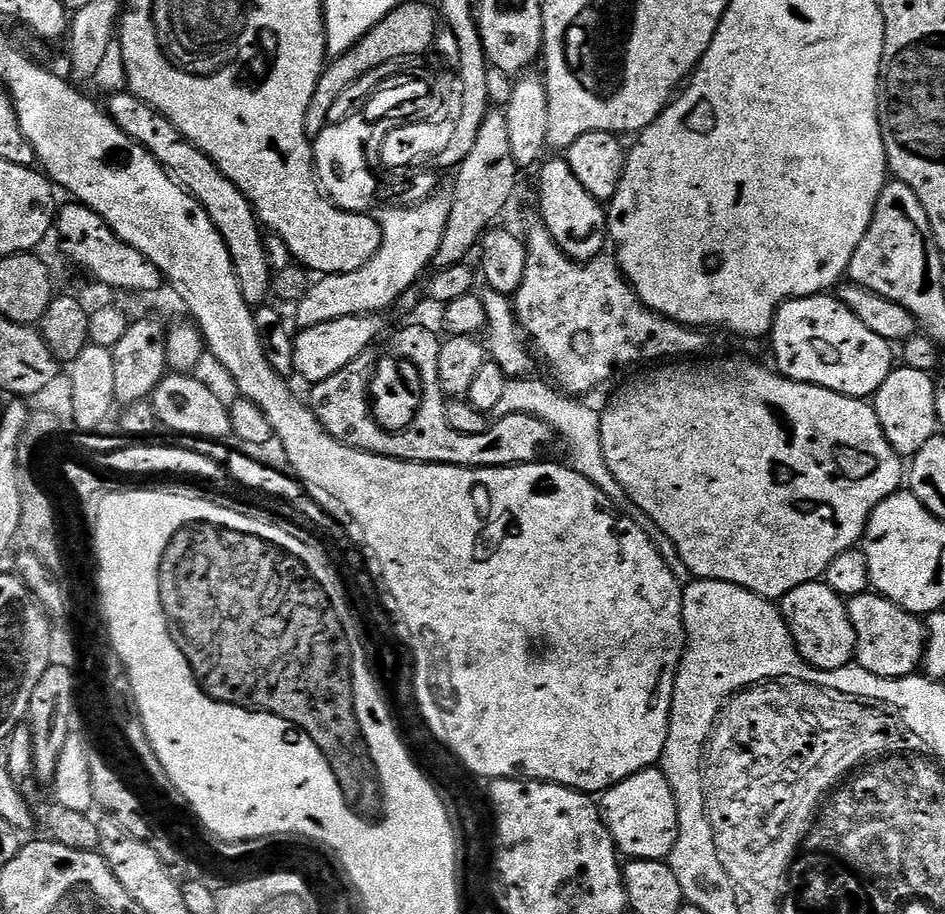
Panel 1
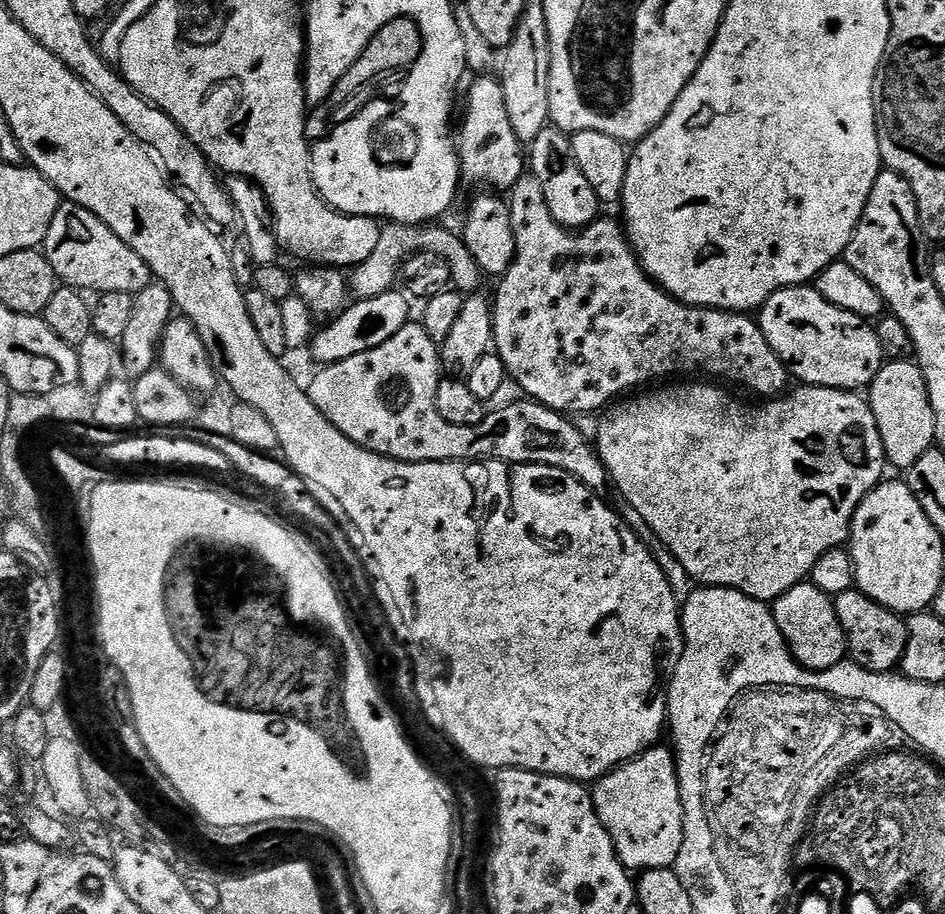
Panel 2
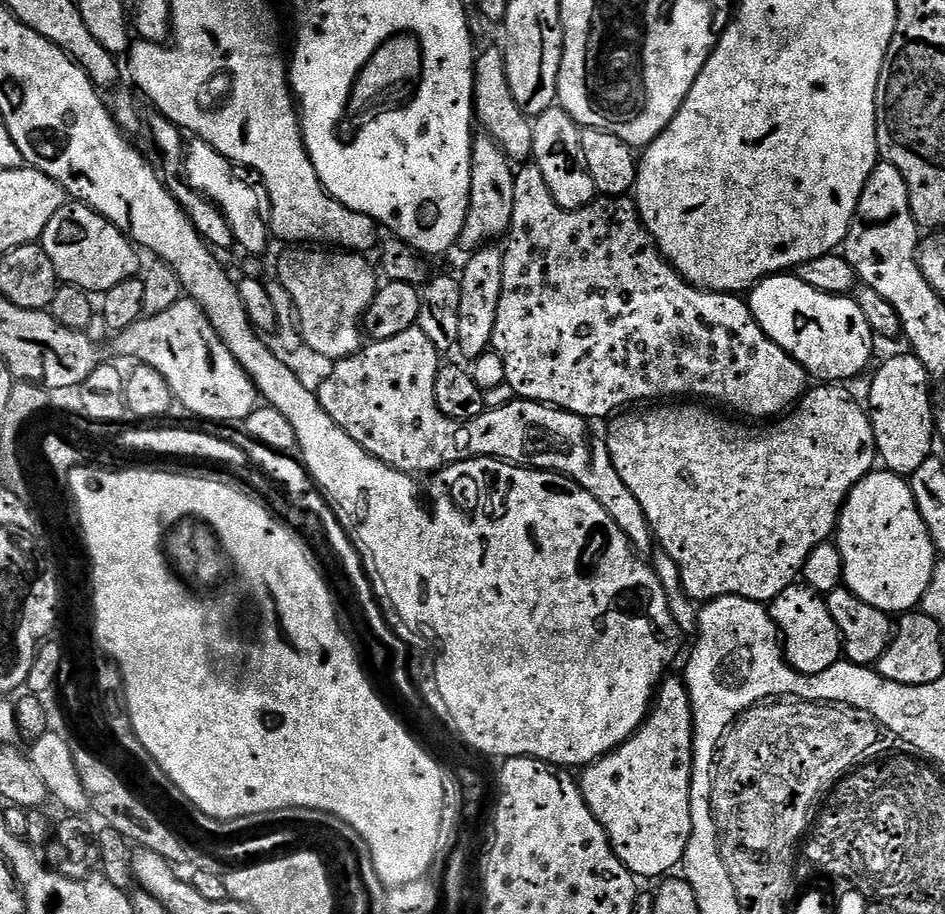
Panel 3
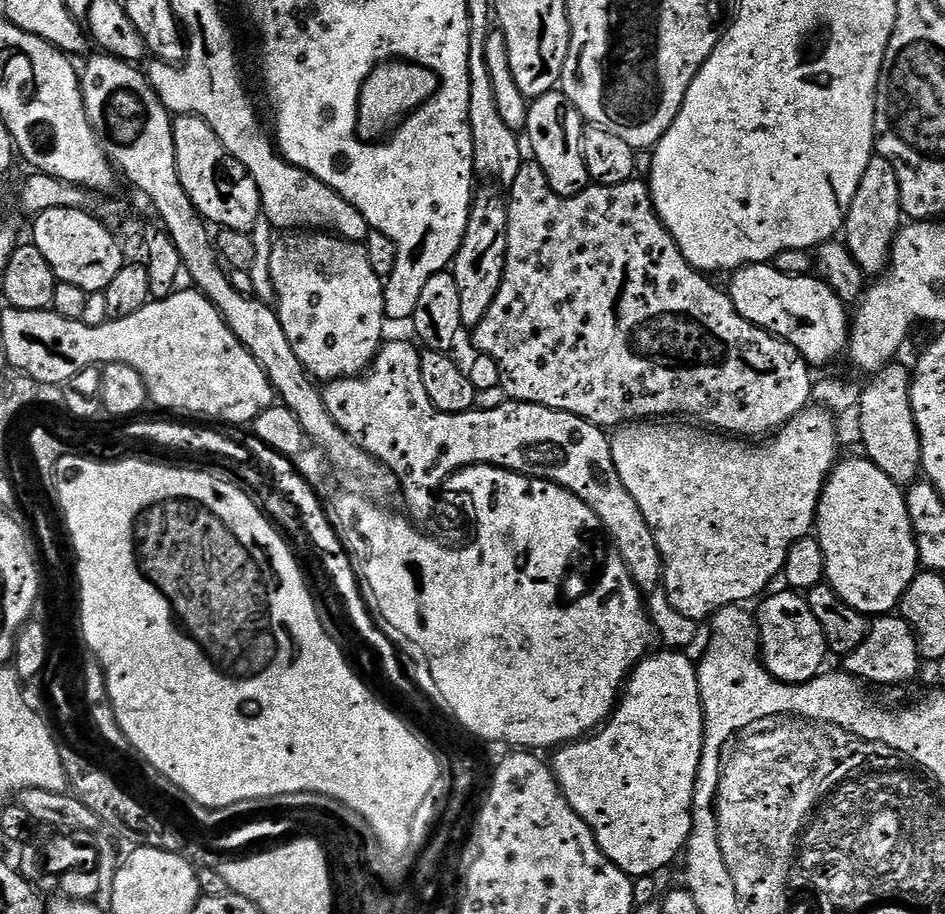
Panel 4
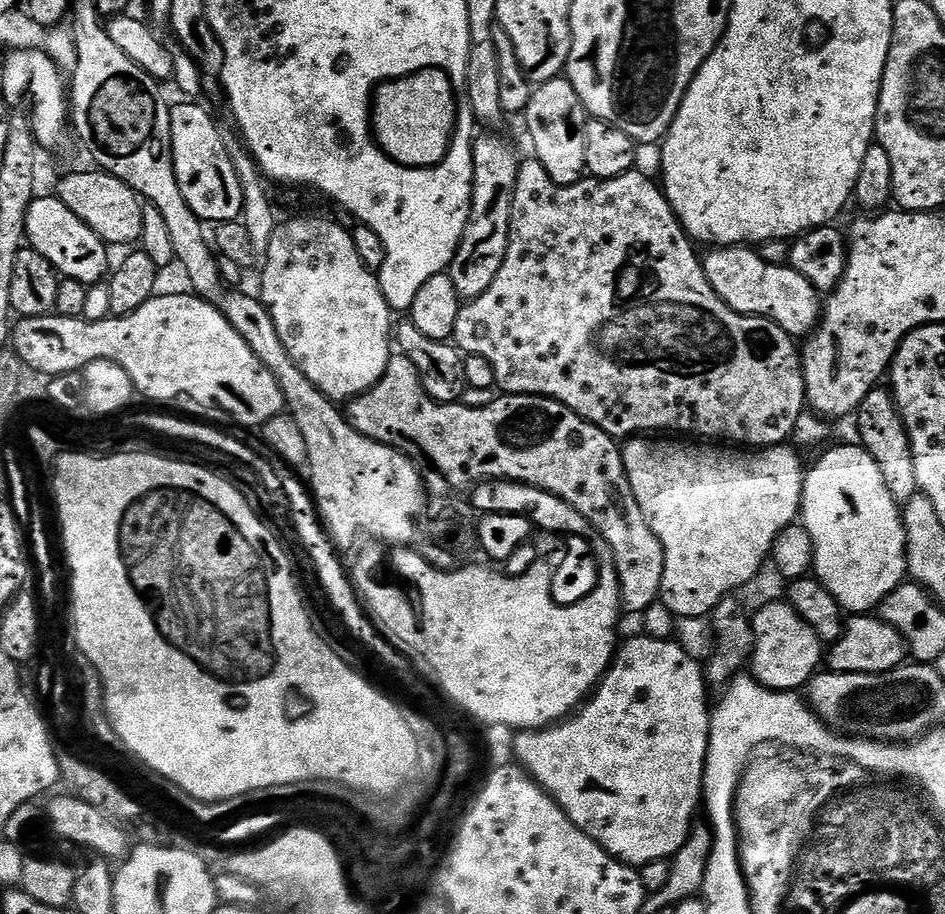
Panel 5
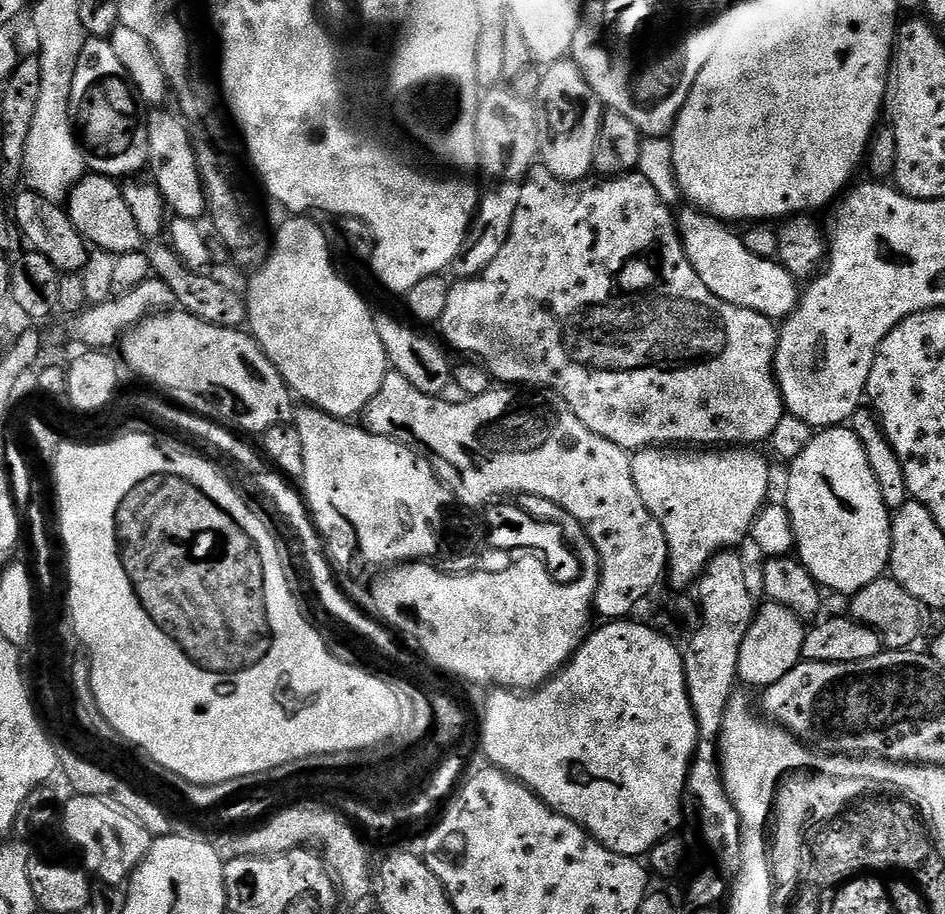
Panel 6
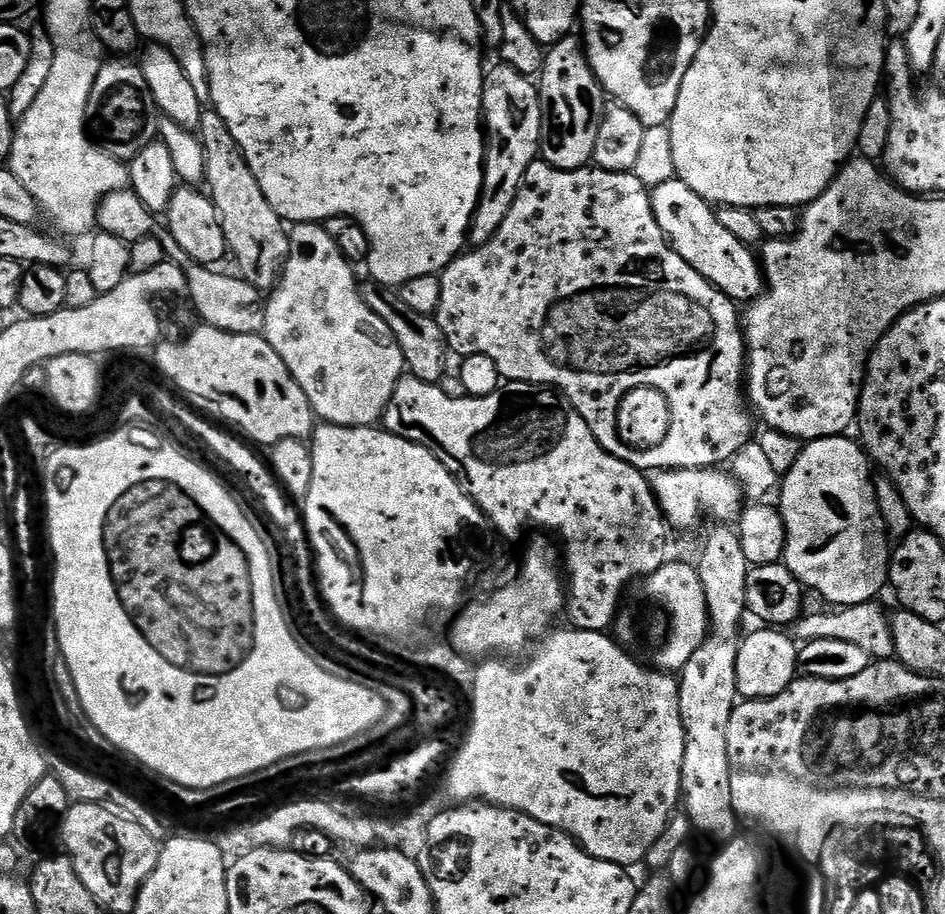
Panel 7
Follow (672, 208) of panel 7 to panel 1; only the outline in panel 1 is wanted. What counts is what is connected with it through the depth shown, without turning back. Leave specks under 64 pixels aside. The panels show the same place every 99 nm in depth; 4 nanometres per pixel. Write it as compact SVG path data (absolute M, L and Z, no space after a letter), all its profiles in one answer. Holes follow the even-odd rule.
M835 295L787 300L776 312L770 341L780 375L803 384L817 384L843 396L872 398L892 373L893 345L878 338Z

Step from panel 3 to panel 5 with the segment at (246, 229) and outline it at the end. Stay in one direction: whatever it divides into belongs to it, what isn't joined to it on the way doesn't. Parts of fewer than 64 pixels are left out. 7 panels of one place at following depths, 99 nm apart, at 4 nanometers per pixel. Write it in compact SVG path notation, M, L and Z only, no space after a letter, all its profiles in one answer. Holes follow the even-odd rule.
M179 101L180 104L172 104L169 112L171 114L171 146L172 165L178 182L178 190L182 190L182 198L186 198L186 206L194 210L197 218L213 225L224 224L228 221L239 221L241 219L244 204L243 192L239 185L238 175L234 172L234 165L230 162L230 155L226 154L223 146L225 137L220 134L215 122L202 108L202 104L195 101Z

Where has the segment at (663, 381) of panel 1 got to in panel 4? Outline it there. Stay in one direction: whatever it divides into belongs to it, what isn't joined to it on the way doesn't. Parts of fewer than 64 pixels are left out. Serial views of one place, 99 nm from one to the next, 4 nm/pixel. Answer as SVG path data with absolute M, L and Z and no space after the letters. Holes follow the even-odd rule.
M812 408L800 412L791 422L779 429L761 448L747 448L745 441L740 438L729 438L724 434L717 434L703 427L687 428L684 422L629 422L617 429L611 437L612 457L614 466L618 470L618 478L622 478L622 486L638 502L638 510L646 518L650 530L654 534L654 542L658 546L660 555L664 558L666 573L662 584L668 593L666 599L672 605L673 611L685 615L686 618L697 622L707 621L709 617L720 611L721 608L744 606L757 598L763 597L769 591L772 579L779 577L788 562L788 555L792 547L799 540L809 539L816 526L816 512L820 509L820 495L824 493L824 486L836 467L840 456L840 432L836 429L833 413Z

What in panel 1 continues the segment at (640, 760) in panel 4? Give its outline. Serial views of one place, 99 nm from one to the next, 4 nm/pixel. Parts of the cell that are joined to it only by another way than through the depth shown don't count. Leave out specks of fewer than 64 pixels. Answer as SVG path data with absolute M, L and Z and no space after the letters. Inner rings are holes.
M653 766L618 782L598 800L600 817L610 830L617 853L634 860L667 861L678 838L678 806L674 806L674 794L666 774Z

